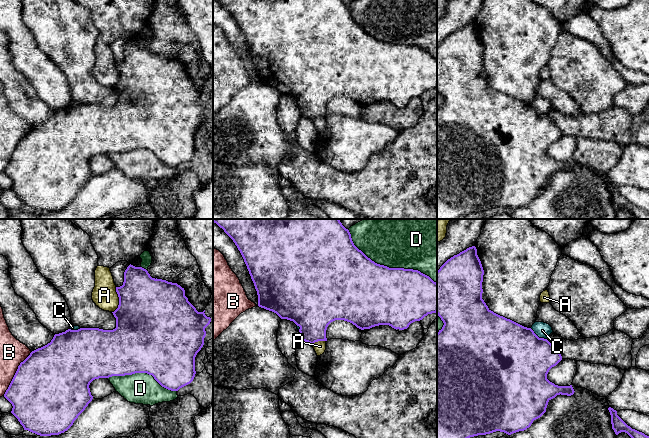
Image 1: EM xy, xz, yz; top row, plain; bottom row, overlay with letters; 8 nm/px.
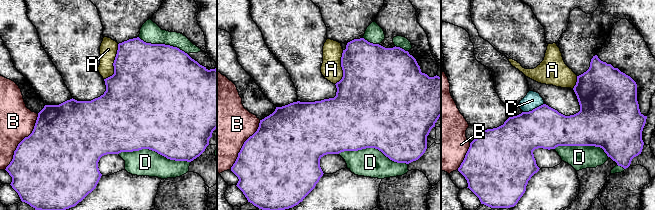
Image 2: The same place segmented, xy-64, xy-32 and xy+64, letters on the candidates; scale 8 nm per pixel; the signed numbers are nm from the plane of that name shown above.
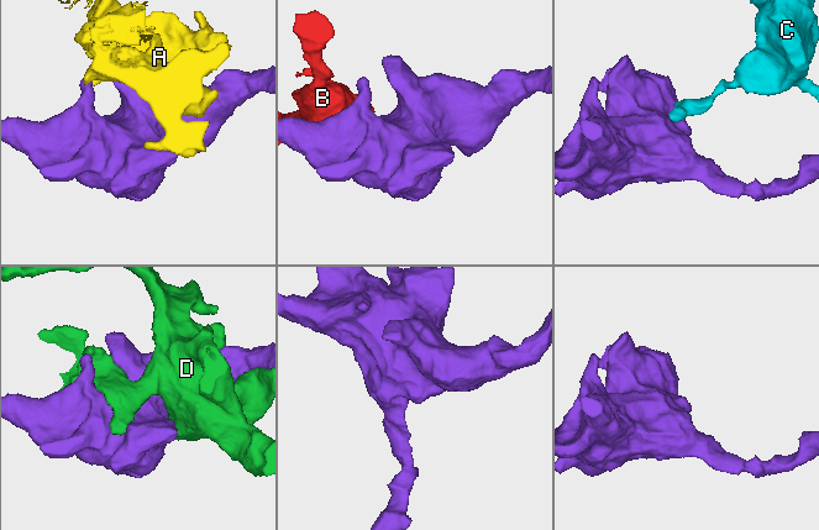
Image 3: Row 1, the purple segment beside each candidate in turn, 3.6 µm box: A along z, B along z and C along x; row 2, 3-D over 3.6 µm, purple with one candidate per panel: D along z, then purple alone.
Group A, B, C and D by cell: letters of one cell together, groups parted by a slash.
A / B / C / D

